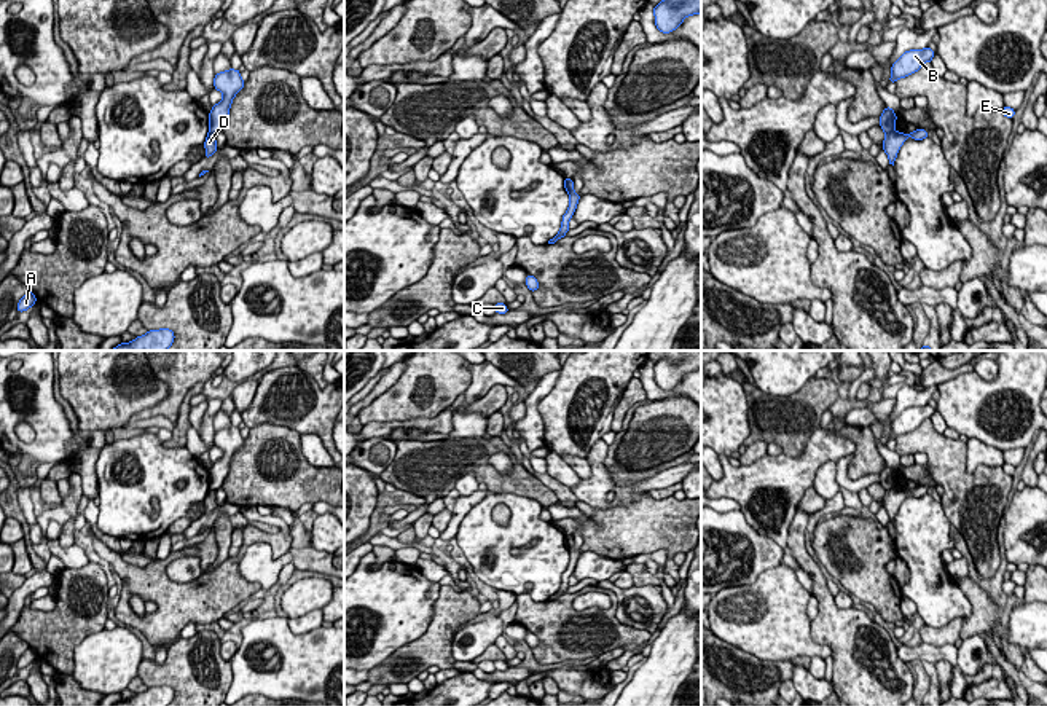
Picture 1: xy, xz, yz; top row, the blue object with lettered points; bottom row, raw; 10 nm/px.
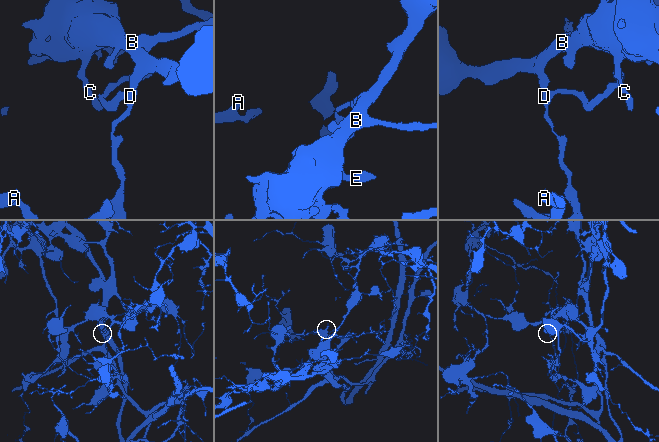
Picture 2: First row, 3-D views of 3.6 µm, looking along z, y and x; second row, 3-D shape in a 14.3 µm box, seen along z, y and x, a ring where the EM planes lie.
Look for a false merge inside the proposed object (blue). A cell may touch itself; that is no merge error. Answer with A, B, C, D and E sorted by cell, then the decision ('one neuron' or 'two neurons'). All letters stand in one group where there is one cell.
groups A D E / B C; two neurons

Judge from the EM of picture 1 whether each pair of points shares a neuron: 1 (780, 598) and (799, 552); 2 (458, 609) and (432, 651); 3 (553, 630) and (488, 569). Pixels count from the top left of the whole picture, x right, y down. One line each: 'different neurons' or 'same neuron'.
1: different neurons
2: same neuron
3: different neurons

